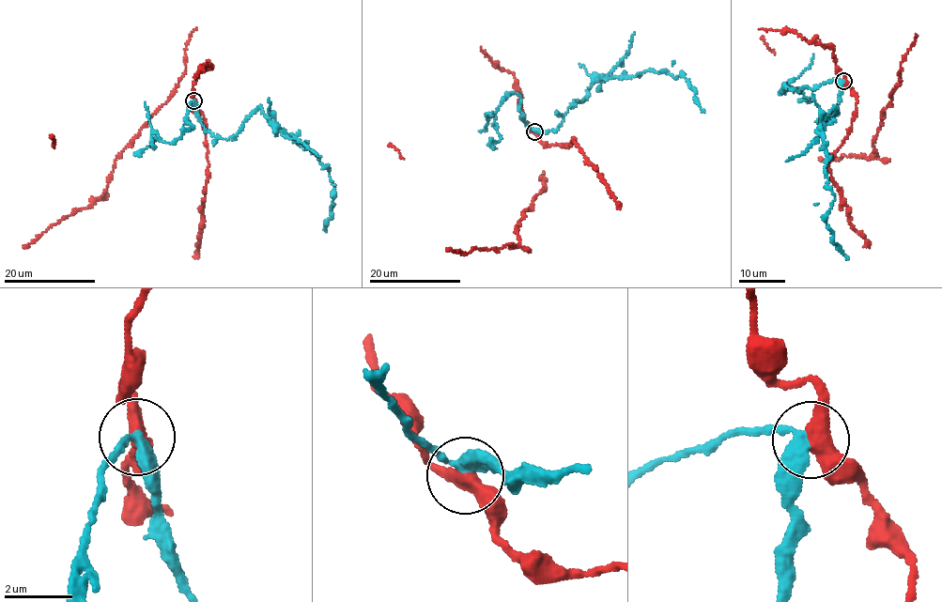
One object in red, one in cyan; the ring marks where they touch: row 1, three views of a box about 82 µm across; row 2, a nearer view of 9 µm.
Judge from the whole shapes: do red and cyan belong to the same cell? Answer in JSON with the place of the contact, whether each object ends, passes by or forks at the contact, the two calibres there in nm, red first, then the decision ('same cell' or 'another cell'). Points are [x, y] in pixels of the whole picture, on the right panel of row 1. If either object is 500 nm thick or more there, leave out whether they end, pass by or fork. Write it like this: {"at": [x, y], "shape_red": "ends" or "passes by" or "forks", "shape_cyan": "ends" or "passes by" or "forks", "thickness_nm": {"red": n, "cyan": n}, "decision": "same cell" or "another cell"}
{"at": [843, 81], "shape_red": "passes by", "shape_cyan": "passes by", "thickness_nm": {"red": 440, "cyan": 320}, "decision": "another cell"}

